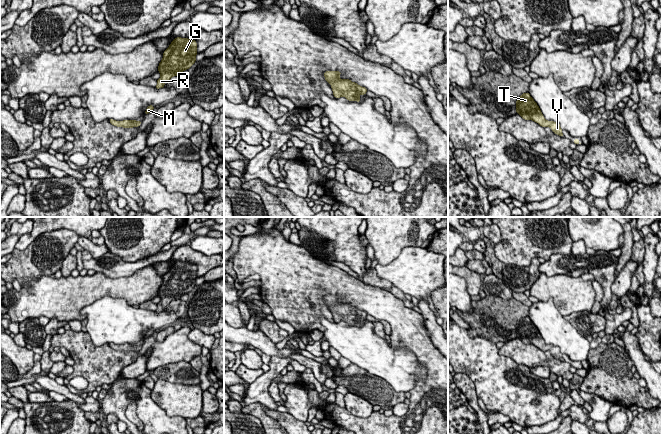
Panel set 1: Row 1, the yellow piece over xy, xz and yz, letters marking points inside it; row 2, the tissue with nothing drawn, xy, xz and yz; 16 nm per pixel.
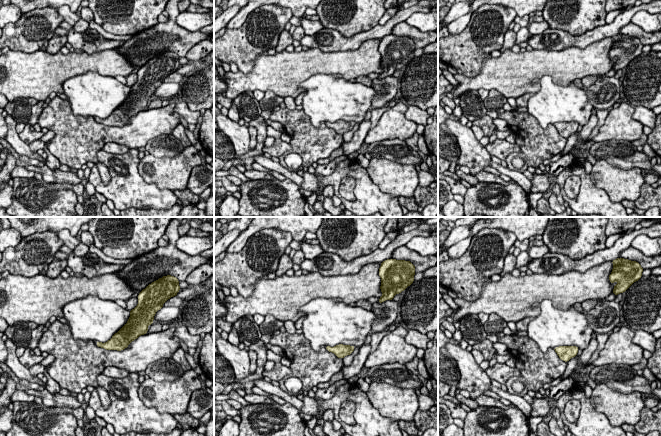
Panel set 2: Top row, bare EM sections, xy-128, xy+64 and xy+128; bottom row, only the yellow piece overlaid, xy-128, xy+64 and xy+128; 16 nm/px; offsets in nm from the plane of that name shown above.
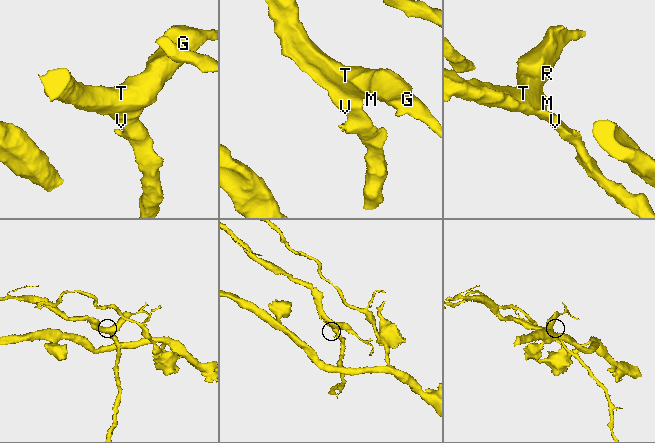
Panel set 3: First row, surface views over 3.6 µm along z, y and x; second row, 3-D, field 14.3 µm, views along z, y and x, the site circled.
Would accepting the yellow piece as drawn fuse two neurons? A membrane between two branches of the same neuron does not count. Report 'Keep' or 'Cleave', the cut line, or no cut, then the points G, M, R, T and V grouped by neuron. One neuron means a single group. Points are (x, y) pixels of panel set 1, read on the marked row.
Keep. No split. Groups: G M R T V

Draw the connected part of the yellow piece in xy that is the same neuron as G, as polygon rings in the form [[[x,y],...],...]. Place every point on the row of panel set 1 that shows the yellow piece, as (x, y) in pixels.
[[[176,37],[169,47],[163,52],[163,58],[158,66],[161,74],[157,81],[156,89],[164,88],[173,76],[181,75],[195,62],[197,55],[197,42],[188,38]]]

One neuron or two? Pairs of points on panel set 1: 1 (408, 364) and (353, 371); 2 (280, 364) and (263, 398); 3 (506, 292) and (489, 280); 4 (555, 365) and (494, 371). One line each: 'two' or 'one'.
1: two
2: one
3: one
4: two

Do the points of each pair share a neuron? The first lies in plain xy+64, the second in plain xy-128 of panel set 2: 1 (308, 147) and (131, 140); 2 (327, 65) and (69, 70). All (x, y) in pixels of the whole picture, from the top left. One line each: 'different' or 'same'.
1: same
2: same

